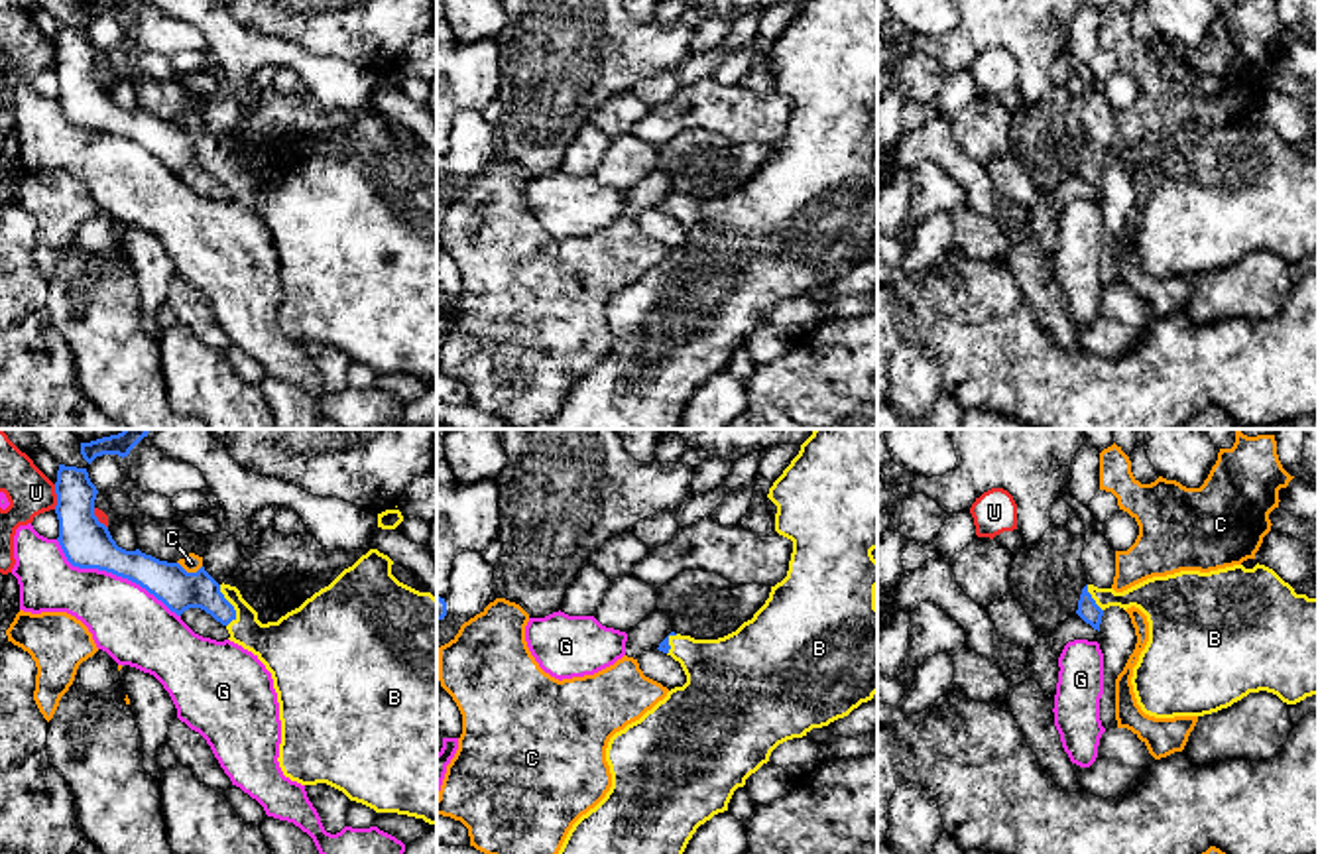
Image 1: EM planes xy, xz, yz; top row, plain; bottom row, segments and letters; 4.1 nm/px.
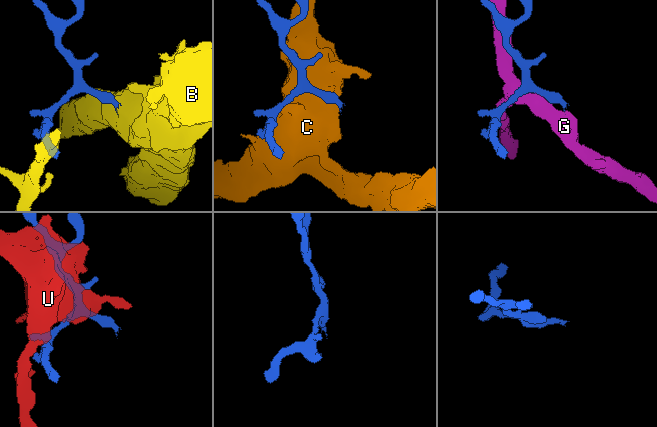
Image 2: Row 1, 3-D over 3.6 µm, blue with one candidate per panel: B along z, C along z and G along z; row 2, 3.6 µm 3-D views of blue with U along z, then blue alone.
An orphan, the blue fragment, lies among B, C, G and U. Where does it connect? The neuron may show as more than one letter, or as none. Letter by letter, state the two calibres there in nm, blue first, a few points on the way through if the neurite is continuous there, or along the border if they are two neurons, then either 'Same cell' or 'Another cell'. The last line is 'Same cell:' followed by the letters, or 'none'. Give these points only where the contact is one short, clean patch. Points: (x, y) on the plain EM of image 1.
B: Thickness 160 nm (blue) against 200 nm. Path across: xy (178, 148), (203, 150), (233, 166), (264, 199), (280, 205). Same cell
C: Thickness 160 nm (blue) against 80 nm. Boundary: xy (178, 121), (187, 130), (201, 126). Another cell
G: Thickness 200 nm (blue) against 300 nm. Another cell
U: Thickness 200 nm (blue) against 190 nm. Another cell
Same cell: B

